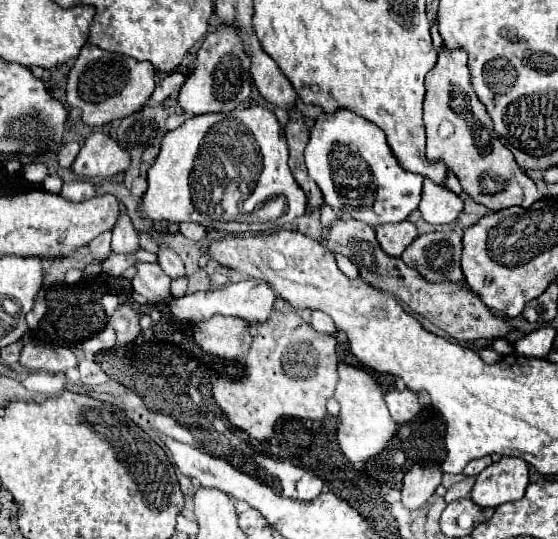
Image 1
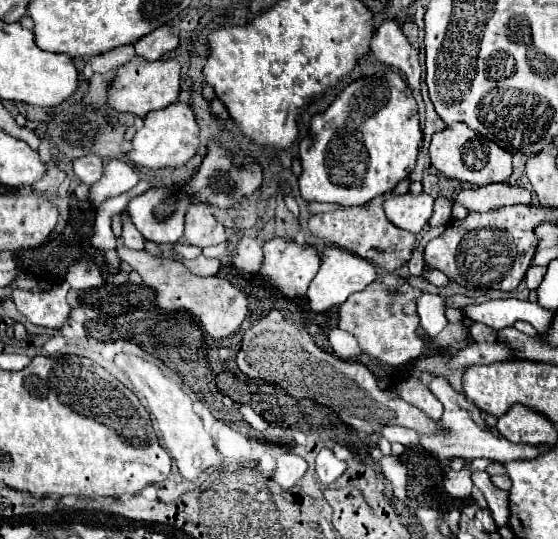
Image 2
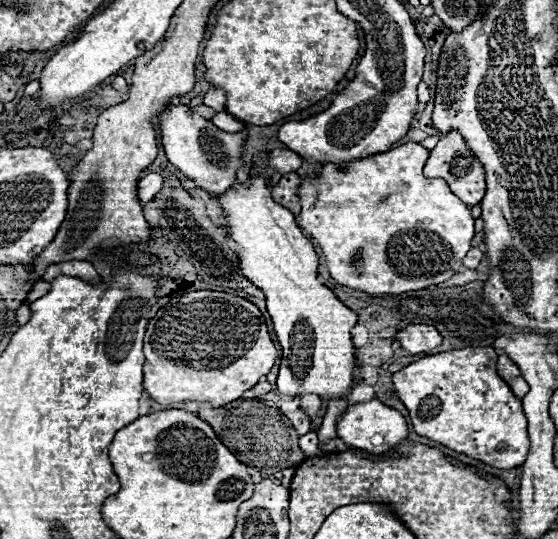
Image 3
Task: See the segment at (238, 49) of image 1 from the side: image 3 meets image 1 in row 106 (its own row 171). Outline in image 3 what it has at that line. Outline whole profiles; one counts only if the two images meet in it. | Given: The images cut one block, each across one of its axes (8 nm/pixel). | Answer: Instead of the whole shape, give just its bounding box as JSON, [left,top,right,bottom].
[158,102,244,194]

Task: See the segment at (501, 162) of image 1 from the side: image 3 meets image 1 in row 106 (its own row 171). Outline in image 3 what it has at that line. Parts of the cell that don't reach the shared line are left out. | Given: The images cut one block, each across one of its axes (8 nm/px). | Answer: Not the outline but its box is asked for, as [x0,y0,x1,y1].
[424,132,486,206]

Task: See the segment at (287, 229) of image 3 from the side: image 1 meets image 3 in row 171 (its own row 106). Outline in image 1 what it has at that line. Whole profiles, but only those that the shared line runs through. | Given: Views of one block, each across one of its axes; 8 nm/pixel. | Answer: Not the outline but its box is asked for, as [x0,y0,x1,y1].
[138,106,306,234]

